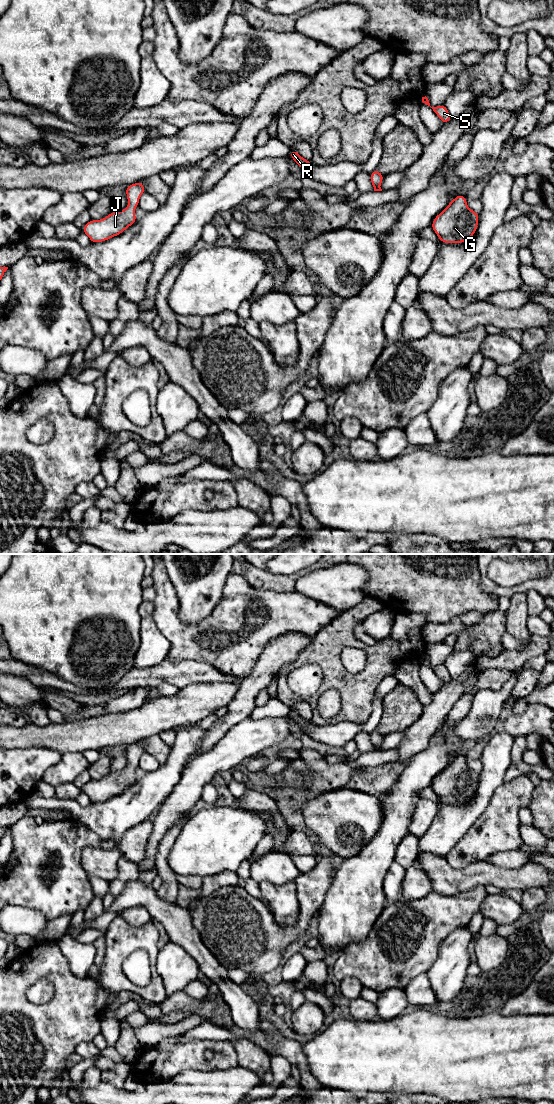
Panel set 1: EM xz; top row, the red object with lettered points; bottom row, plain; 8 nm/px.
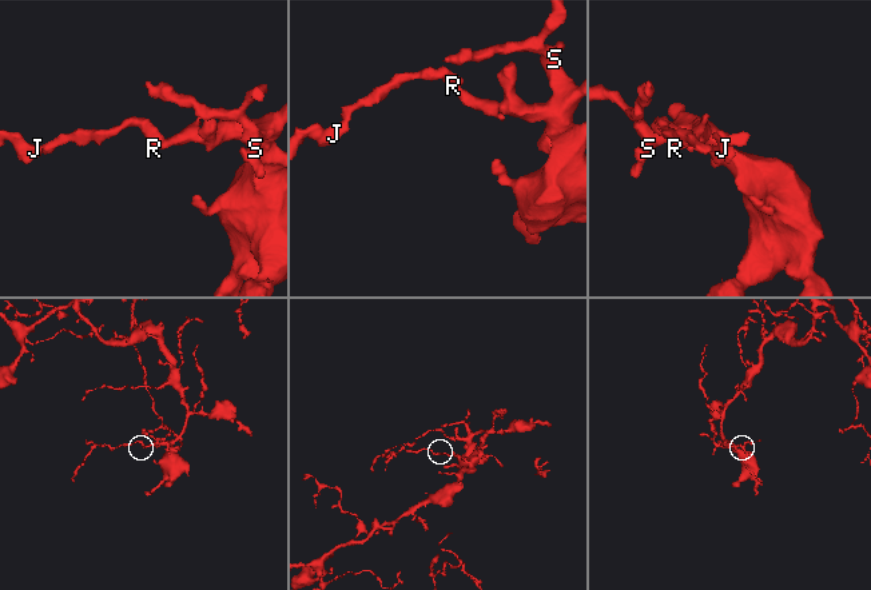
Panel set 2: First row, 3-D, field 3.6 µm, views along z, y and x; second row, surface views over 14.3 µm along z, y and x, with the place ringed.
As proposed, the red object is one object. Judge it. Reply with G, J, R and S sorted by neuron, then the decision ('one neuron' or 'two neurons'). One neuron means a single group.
G J R S; one neuron

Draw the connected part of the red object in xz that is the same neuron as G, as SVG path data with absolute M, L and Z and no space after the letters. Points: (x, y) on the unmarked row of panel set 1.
M459 754L432 782L431 788L443 803L463 803L472 798L477 791L479 773L472 771L466 762L465 755Z

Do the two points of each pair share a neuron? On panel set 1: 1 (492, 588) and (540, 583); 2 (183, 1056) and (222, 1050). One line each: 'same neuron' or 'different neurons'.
1: same neuron
2: same neuron

